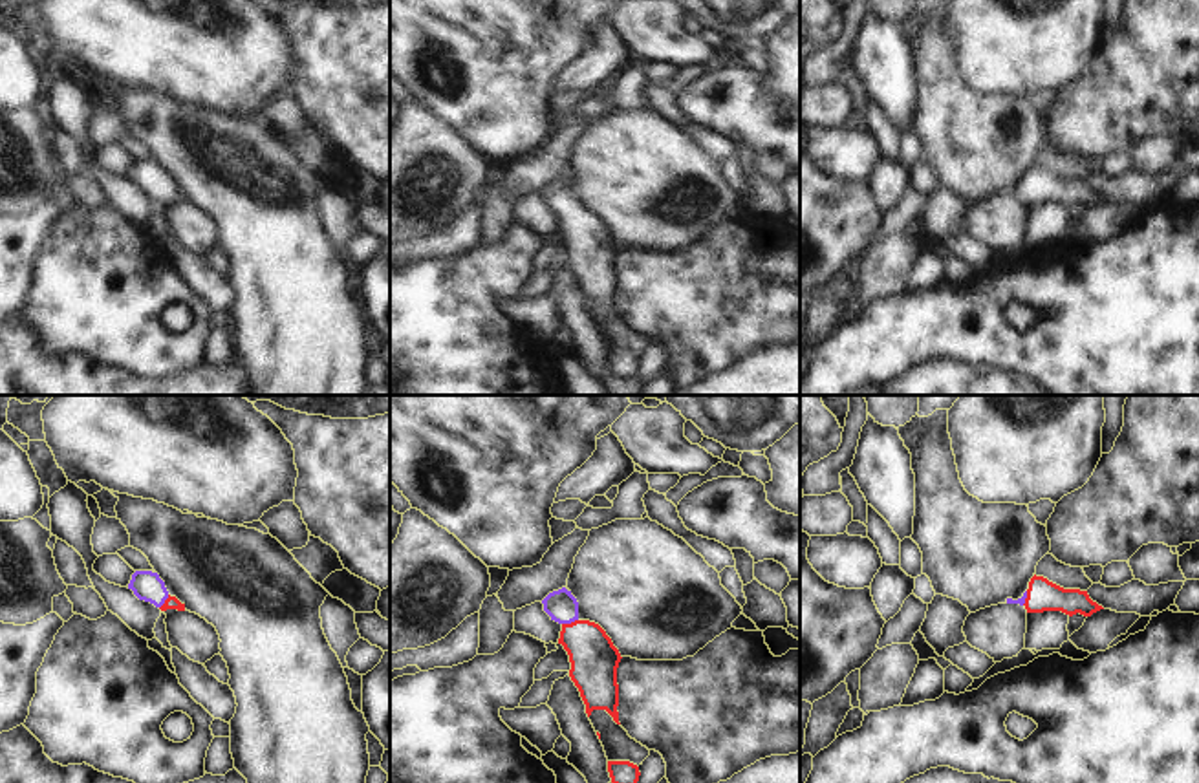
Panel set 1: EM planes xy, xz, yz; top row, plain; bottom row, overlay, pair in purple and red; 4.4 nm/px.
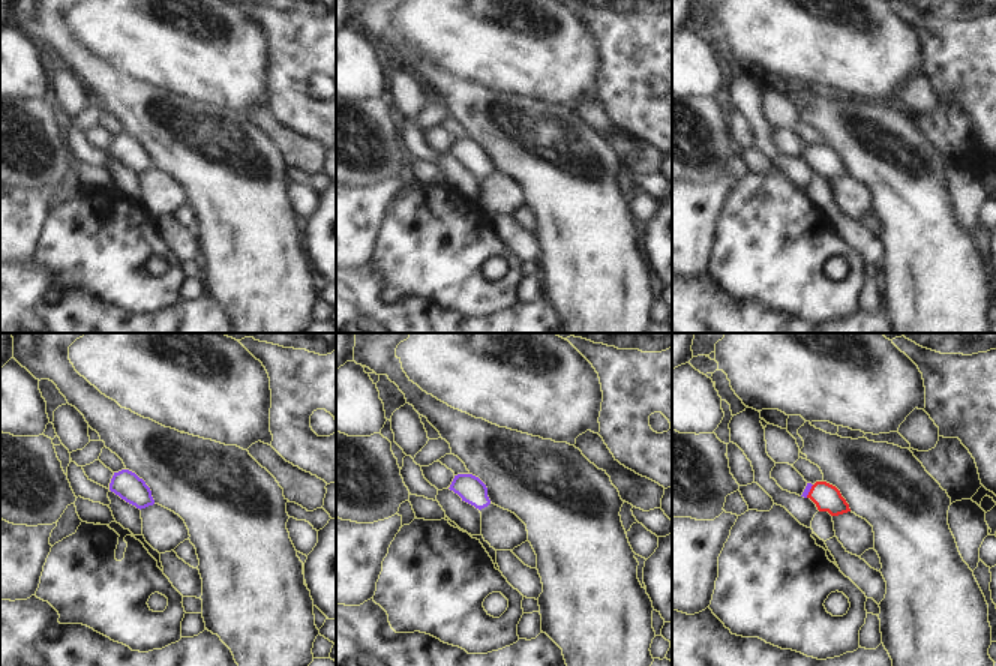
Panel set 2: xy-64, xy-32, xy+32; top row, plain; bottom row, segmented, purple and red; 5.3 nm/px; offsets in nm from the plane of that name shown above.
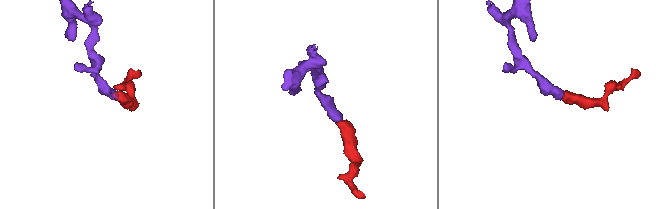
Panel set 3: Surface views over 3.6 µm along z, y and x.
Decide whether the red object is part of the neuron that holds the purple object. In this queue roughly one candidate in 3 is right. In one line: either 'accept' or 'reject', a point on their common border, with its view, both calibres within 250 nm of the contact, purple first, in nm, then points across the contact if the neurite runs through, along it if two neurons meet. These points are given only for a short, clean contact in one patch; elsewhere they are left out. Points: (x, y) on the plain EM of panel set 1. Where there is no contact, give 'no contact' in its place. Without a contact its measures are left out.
accept; meets purple in xz at (570, 213); 140 nm thick on the purple side, 220 nm on the other; runs through xz (562, 198), (570, 213), (594, 249)

